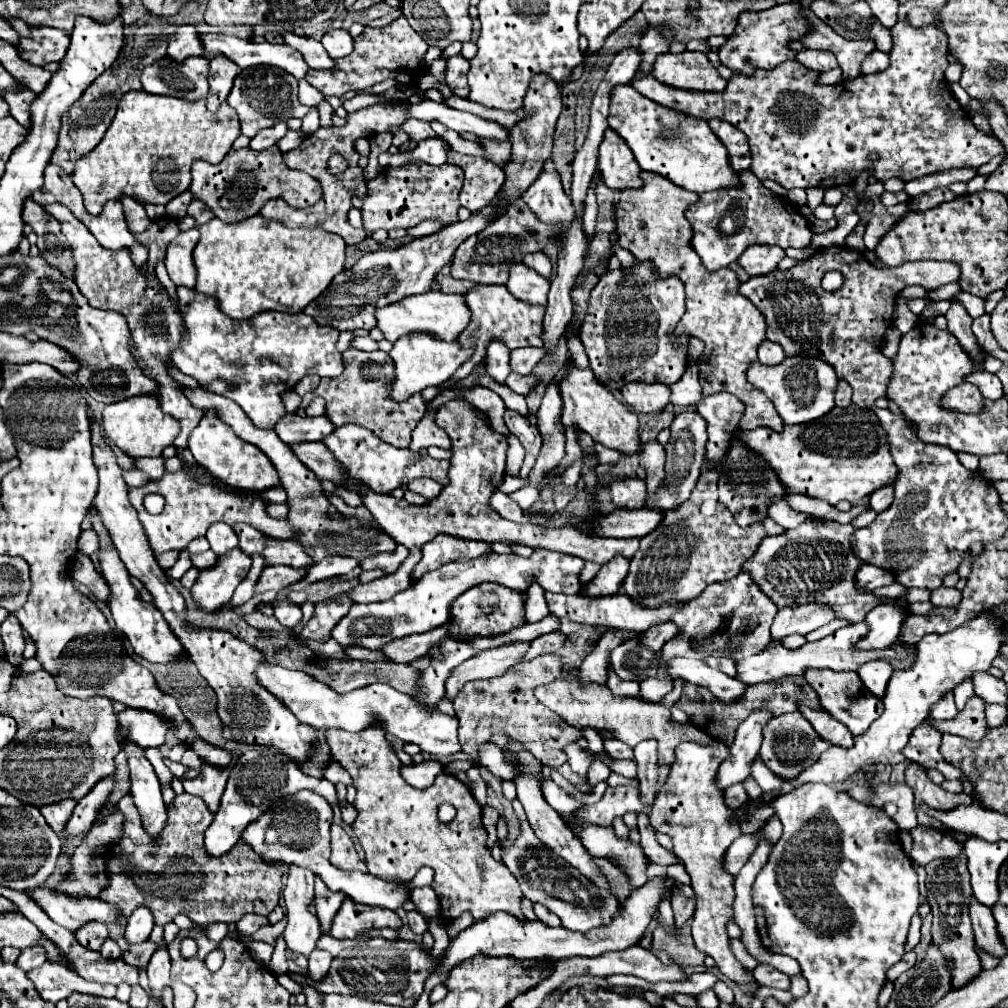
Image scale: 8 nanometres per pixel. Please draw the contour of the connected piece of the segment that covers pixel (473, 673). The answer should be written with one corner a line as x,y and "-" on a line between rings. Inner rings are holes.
518,642
518,644
508,644
506,648
492,648
486,652
480,652
478,656
468,658
460,666
456,666
446,682
446,698
454,700
458,690
466,682
474,680
486,680
494,676
502,676
510,666
520,662
526,654
530,644

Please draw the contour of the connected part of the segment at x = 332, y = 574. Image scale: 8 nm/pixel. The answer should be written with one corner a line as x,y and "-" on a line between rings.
328,556
328,558
320,560
320,562
316,562
314,568
310,568
310,572
308,572
308,576
304,580
288,586
287,589
289,591
300,591
310,583
318,582
318,580
346,576
356,566
358,566
358,560
350,560
350,558
342,558
342,556

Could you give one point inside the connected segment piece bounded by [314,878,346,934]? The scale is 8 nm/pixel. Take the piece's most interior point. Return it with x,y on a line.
327,903

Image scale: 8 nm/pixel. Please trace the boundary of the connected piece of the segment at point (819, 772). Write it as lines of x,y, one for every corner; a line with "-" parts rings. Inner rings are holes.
984,612
982,616
962,624
960,628
946,632
946,634
926,634
918,644
916,644
916,660
910,668
902,672
894,672
886,696
882,698
884,702
884,712
862,736
856,736
856,744
846,750
840,746
830,746
816,764
806,768
800,776
794,780
788,780
782,784
782,788
776,788
774,792
764,792
762,804
768,804
774,800
774,796
782,796
790,792
790,788
798,788
806,782
824,782
824,784
834,784
834,782
844,782
852,774
856,774
860,768
868,764
898,764
904,762
902,748
908,744
910,732
922,724
928,714
930,706
942,698
944,692
952,690
956,684
960,684
966,678
972,678
974,672
986,672
992,666
992,660
998,656
998,648
1002,646
1002,640
1006,636
1006,630
998,618
992,616
992,612

